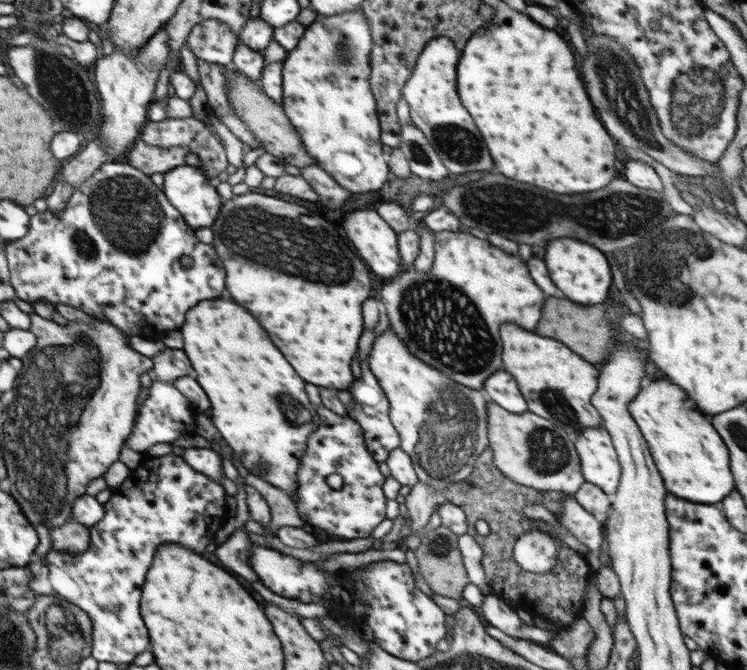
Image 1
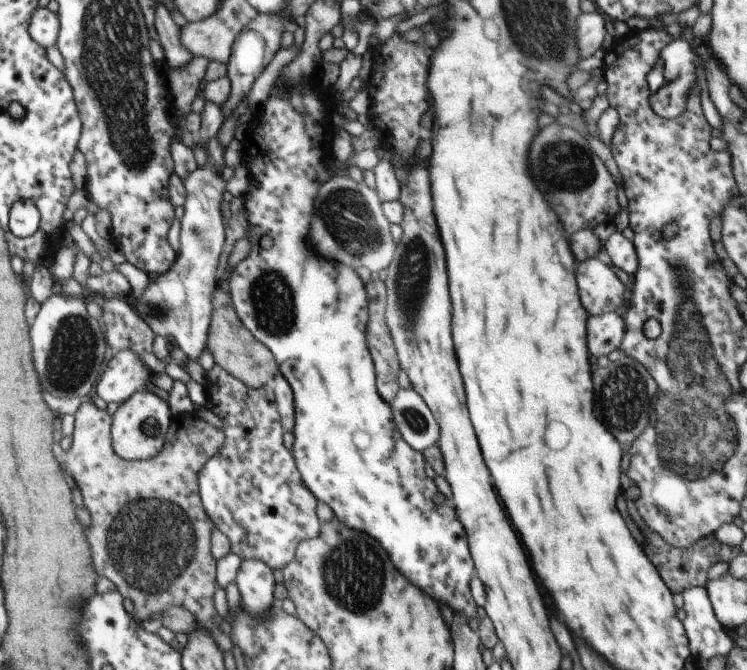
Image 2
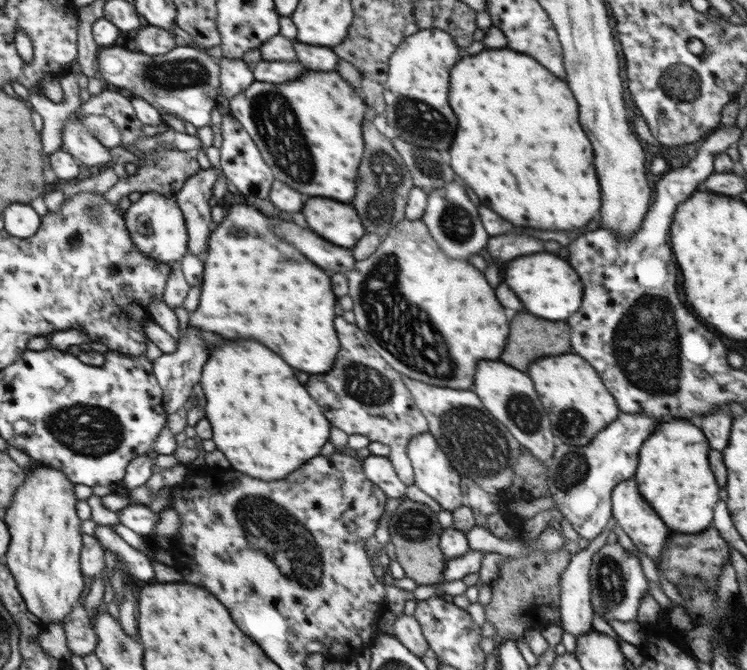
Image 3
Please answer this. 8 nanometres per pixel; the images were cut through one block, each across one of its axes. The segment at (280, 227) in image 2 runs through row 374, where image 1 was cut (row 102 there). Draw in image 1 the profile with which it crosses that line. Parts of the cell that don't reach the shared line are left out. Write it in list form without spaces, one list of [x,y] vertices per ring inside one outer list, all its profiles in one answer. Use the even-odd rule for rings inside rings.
[[[359,7],[336,16],[319,15],[306,27],[298,44],[288,51],[283,60],[284,112],[318,166],[324,168],[342,188],[353,194],[379,191],[388,182],[391,173],[389,164],[384,160],[376,99],[368,82],[372,45],[371,24]]]

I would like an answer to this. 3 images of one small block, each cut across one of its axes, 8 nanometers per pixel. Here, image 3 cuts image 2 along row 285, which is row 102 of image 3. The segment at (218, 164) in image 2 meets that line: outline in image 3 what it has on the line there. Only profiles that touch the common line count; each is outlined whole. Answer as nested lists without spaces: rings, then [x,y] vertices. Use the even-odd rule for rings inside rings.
[[[185,44],[184,46],[176,46],[170,52],[148,57],[146,54],[140,52],[133,52],[123,46],[104,47],[97,56],[97,72],[99,77],[113,86],[119,93],[140,96],[146,102],[149,102],[156,108],[160,114],[174,114],[191,122],[197,129],[210,125],[210,114],[216,107],[216,104],[221,97],[218,95],[218,88],[220,88],[220,67],[219,59],[212,57],[198,47],[191,47]]]

